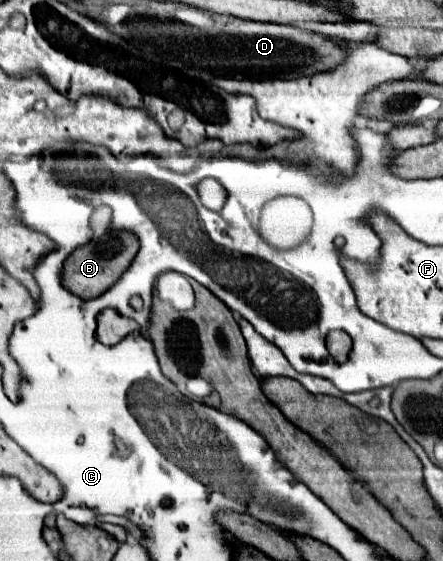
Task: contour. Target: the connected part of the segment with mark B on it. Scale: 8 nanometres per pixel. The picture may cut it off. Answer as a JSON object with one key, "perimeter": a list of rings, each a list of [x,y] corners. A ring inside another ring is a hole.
{"perimeter":[[[111,231],[111,233],[105,233],[103,237],[91,241],[89,245],[79,247],[65,261],[65,269],[63,269],[65,287],[69,291],[73,291],[75,295],[79,295],[81,299],[93,299],[93,297],[101,295],[129,267],[129,263],[133,261],[137,249],[139,249],[139,243],[137,243],[137,237],[133,233],[127,233],[127,231]]]}

